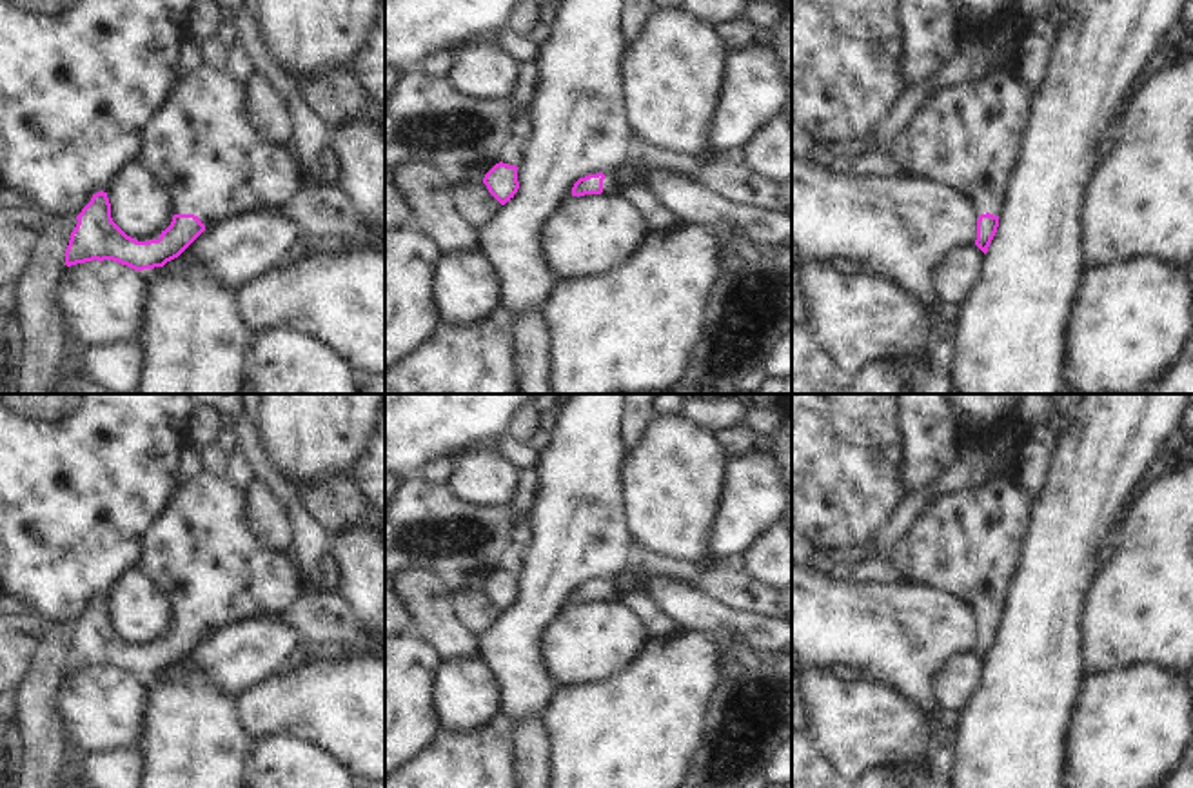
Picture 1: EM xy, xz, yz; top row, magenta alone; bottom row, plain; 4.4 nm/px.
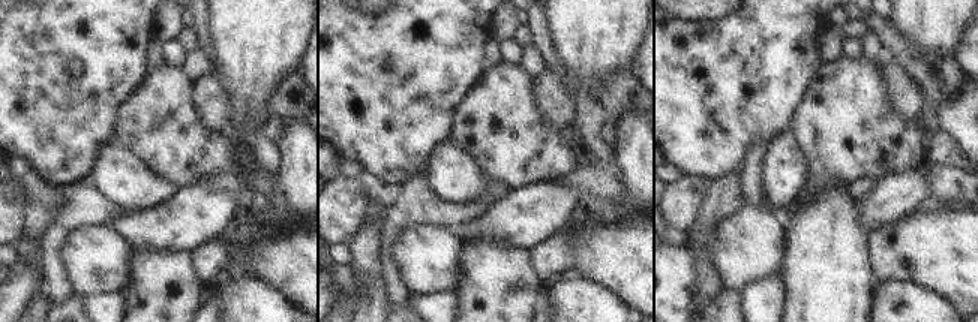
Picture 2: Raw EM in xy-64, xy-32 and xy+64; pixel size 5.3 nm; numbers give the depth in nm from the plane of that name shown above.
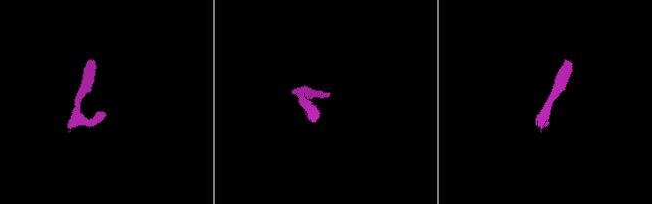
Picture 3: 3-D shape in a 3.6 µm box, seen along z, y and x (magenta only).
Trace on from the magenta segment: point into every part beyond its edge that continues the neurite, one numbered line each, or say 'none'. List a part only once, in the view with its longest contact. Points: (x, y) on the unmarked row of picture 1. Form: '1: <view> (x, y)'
1: xy (200, 552).

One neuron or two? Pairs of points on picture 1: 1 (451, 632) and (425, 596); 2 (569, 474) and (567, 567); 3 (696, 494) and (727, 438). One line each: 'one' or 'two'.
1: one
2: one
3: two

